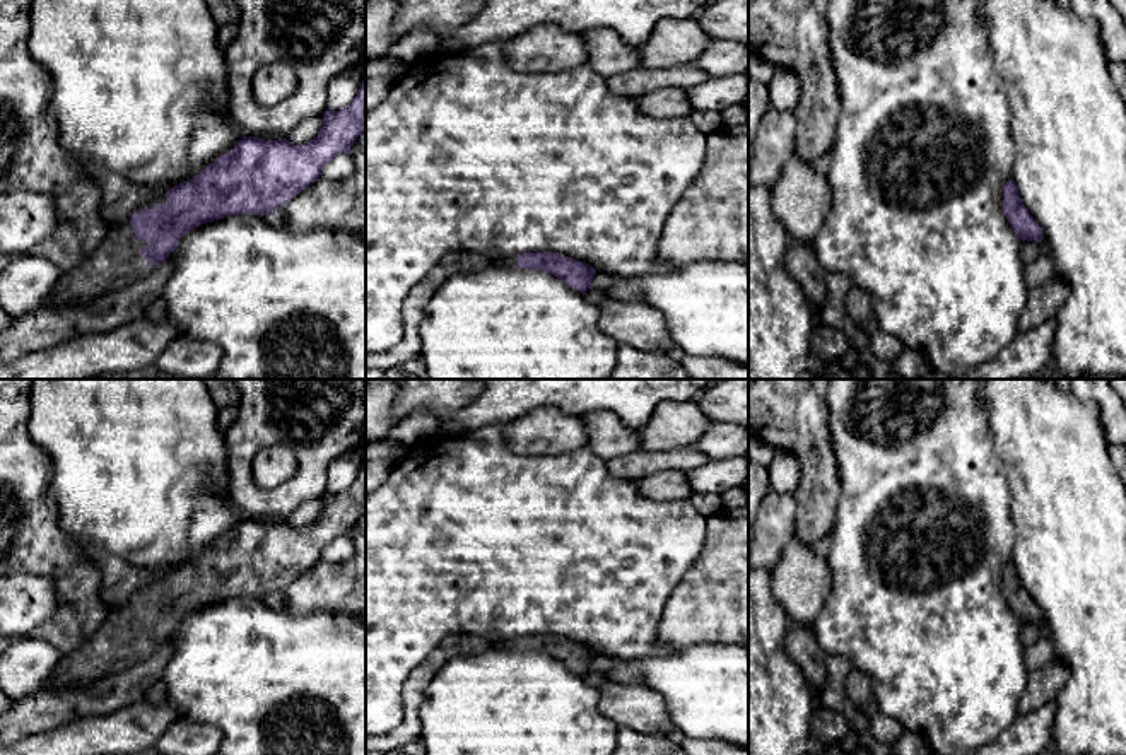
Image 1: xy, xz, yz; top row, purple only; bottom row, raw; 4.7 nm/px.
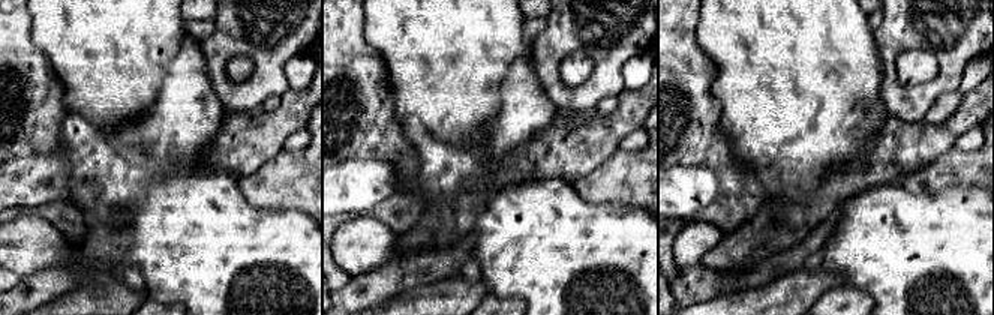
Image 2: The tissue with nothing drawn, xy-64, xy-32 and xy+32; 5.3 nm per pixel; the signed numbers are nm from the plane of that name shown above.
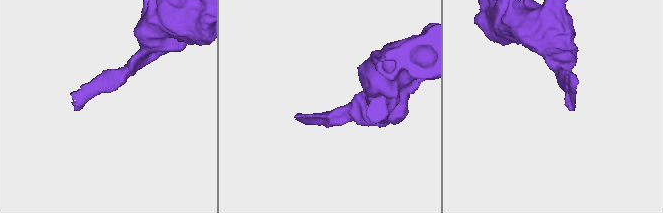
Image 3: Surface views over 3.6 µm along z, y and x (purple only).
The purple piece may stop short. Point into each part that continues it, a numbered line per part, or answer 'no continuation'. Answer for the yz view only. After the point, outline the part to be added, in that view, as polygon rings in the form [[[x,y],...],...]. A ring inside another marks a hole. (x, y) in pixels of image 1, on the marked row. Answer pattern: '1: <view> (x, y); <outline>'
no continuation

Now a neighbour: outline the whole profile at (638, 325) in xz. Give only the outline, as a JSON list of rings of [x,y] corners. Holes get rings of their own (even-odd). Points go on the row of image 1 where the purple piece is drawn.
[[[605,299],[600,307],[600,330],[619,347],[632,347],[656,355],[666,355],[675,340],[665,316],[641,301]]]

